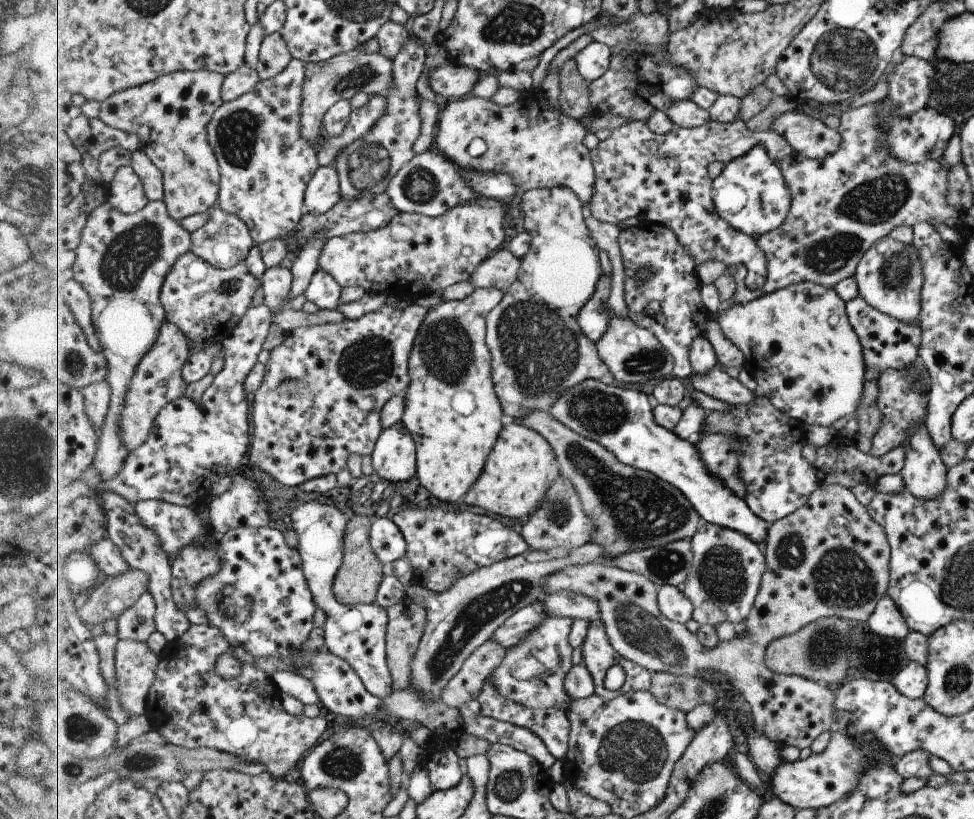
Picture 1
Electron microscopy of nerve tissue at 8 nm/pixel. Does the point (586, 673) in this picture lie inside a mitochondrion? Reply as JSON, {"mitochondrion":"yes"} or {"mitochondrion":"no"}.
{"mitochondrion":"no"}

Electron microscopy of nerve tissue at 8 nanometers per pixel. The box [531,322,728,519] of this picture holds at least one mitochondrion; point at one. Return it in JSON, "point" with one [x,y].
{"point":[594,410]}

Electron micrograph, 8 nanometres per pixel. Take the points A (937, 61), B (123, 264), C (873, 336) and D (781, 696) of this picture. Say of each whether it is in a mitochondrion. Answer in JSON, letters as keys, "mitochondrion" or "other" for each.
{"A":"other","B":"mitochondrion","C":"other","D":"other"}

